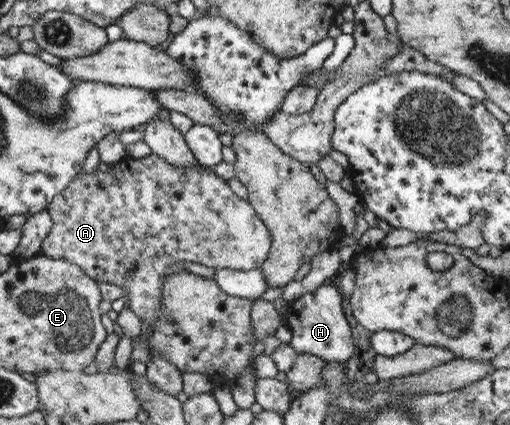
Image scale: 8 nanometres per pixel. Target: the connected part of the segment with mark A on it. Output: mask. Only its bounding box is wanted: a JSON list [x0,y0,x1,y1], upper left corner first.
[40,154,271,347]

